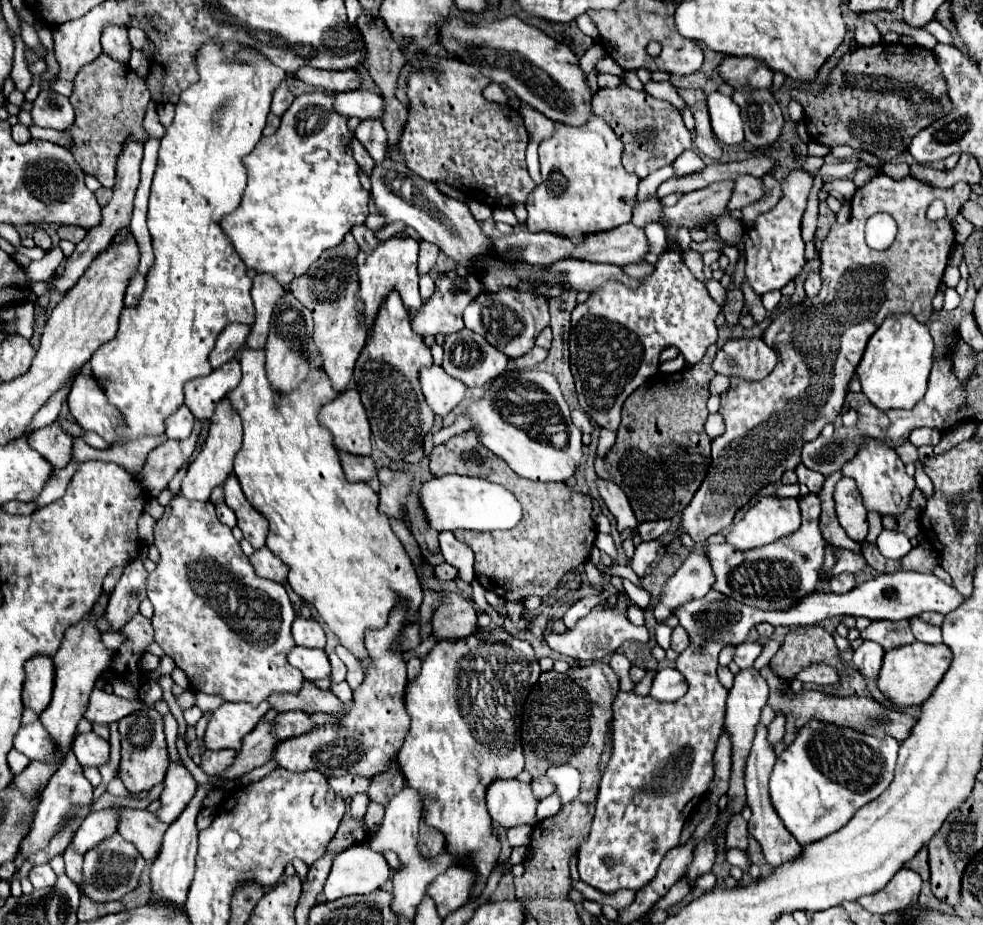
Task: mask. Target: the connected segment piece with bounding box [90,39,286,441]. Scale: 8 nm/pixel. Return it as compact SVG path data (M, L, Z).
M210 39L198 49L196 69L200 81L180 95L174 121L166 129L158 153L158 167L148 205L148 229L156 261L148 271L146 289L138 305L122 311L116 337L108 341L108 345L102 345L90 359L92 373L98 377L108 401L118 407L124 417L124 423L116 427L116 435L124 441L162 437L166 433L166 417L174 415L184 405L184 383L212 371L208 365L208 353L214 349L220 331L228 323L254 323L250 299L252 279L246 275L246 265L234 253L232 243L224 237L218 221L240 205L246 185L242 157L250 153L262 137L272 93L276 83L286 77L286 71L276 67L258 49L250 49L240 41L218 39Z

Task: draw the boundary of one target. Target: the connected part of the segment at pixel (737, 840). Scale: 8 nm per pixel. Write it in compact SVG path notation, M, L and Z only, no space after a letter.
M734 815L728 823L726 829L726 847L738 847L738 849L746 849L748 847L748 827L746 821L742 819L742 815Z

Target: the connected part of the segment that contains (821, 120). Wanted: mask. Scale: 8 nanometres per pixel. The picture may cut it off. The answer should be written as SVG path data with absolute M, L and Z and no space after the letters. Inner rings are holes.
M878 43L872 47L858 47L856 51L848 51L838 59L820 93L812 95L804 89L792 89L790 95L804 107L804 125L812 141L824 143L828 147L858 145L860 149L866 149L868 153L884 161L892 161L896 155L906 151L908 141L928 123L934 123L936 119L952 113L952 99L948 97L944 73L934 53L920 45Z

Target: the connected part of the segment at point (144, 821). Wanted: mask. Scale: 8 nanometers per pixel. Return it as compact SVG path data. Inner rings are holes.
M116 807L120 809L120 821L118 821L118 833L136 843L144 859L154 859L160 851L162 835L168 827L160 825L156 821L156 815L148 809L132 809L132 807Z

